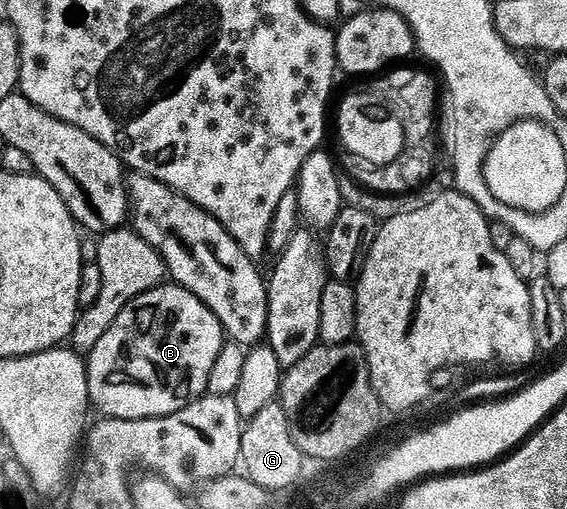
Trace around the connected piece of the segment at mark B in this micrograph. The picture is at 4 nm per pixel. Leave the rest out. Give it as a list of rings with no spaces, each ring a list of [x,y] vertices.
[[[165,282],[134,298],[86,356],[89,401],[113,420],[153,420],[155,416],[169,416],[208,392],[214,362],[218,362],[218,354],[225,347],[224,328],[213,312],[194,298],[190,290],[175,282]]]

